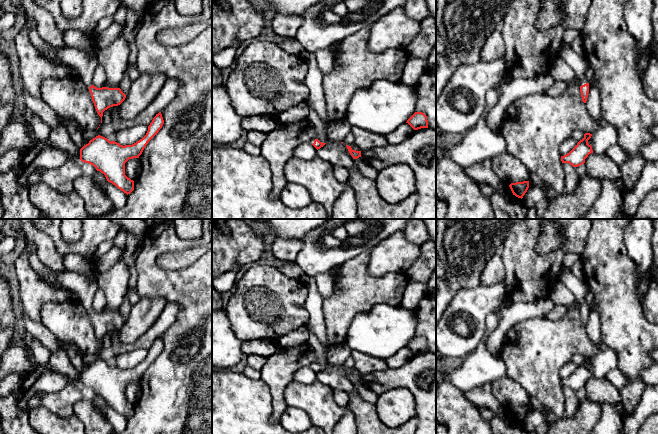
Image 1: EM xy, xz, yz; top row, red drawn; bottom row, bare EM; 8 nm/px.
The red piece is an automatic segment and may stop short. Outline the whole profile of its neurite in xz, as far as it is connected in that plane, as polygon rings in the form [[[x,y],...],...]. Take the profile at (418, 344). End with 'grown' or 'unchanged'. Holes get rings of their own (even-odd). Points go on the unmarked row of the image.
[[[415,336],[407,346],[414,354],[428,352],[427,340],[422,336]]]; unchanged

